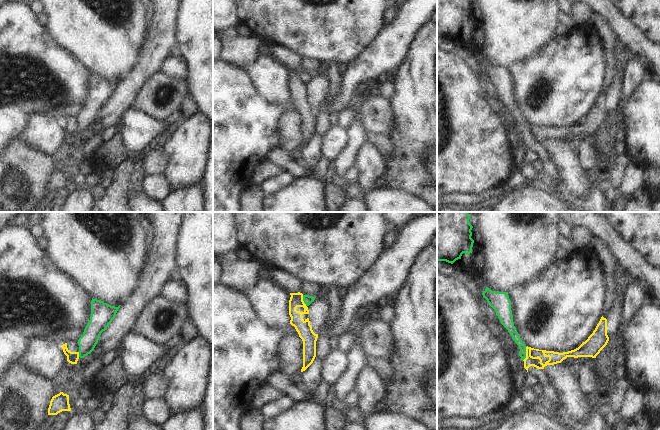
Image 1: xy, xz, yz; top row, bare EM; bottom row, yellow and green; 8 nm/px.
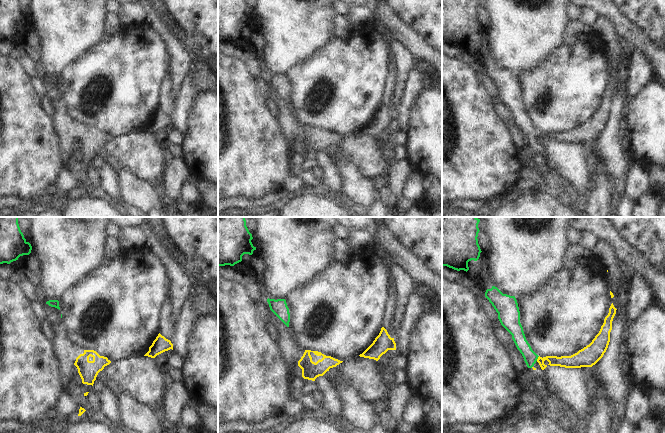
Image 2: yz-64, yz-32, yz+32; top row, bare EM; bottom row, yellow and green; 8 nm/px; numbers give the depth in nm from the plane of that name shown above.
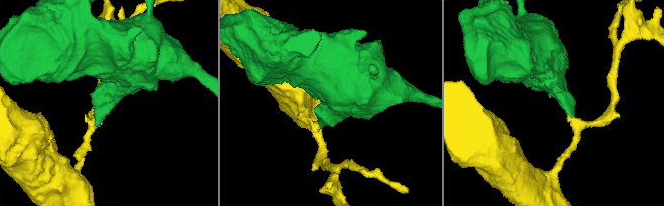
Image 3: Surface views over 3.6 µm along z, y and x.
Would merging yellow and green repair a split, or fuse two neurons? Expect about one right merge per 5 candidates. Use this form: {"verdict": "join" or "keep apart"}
{"verdict": "keep apart"}

